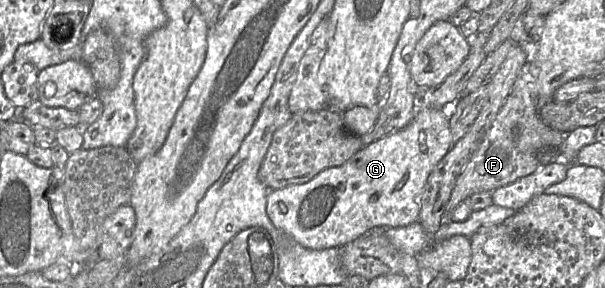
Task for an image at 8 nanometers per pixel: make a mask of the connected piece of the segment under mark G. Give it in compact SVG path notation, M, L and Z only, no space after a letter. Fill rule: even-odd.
M423 97L423 101L419 100L419 108L413 120L404 129L364 146L341 166L325 169L307 183L269 191L267 215L277 229L313 250L338 248L373 230L410 225L419 221L420 196L430 174L451 147L448 111L426 105L426 97Z

